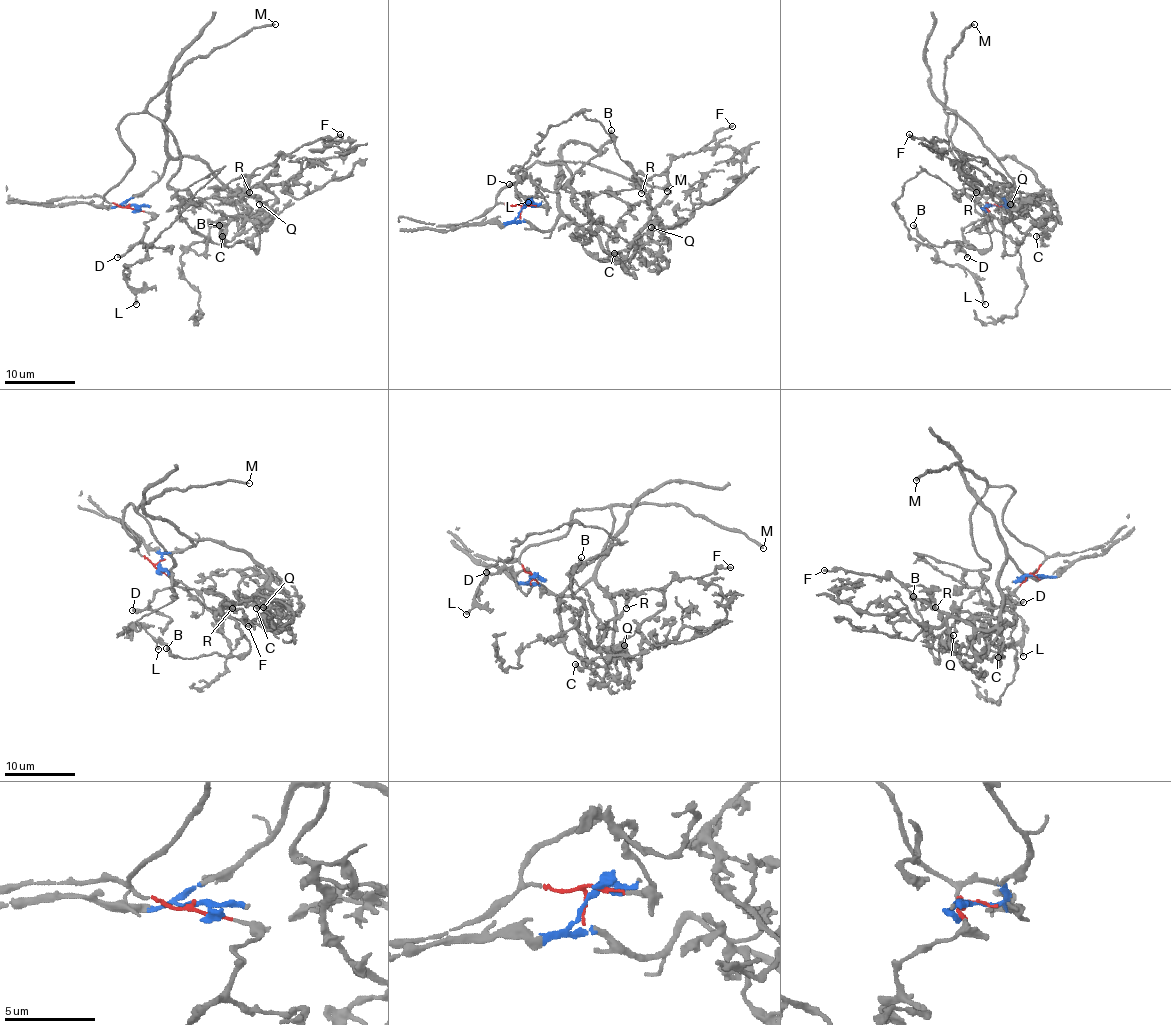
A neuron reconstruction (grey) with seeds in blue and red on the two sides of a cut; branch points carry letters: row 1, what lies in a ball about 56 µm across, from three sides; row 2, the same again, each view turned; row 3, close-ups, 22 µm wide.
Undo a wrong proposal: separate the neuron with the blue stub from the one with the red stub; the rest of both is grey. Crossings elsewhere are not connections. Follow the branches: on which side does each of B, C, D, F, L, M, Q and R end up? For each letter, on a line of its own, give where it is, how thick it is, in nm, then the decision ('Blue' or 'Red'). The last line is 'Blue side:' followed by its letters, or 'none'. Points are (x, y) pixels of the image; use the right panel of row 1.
B: Place: (913, 225). Thickness 200 nm. Red
C: Place: (1036, 236). Thickness 280 nm. Blue
D: Place: (967, 257). Thickness 300 nm. Red
F: Place: (909, 134). Thickness 200 nm. Blue
L: Place: (985, 304). Thickness 240 nm. Red
M: Place: (974, 24). Thickness 240 nm. Red
Q: Place: (1010, 204). Thickness 120 nm. Blue
R: Place: (976, 192). Thickness 280 nm. Blue
Blue side: C, F, Q, R

